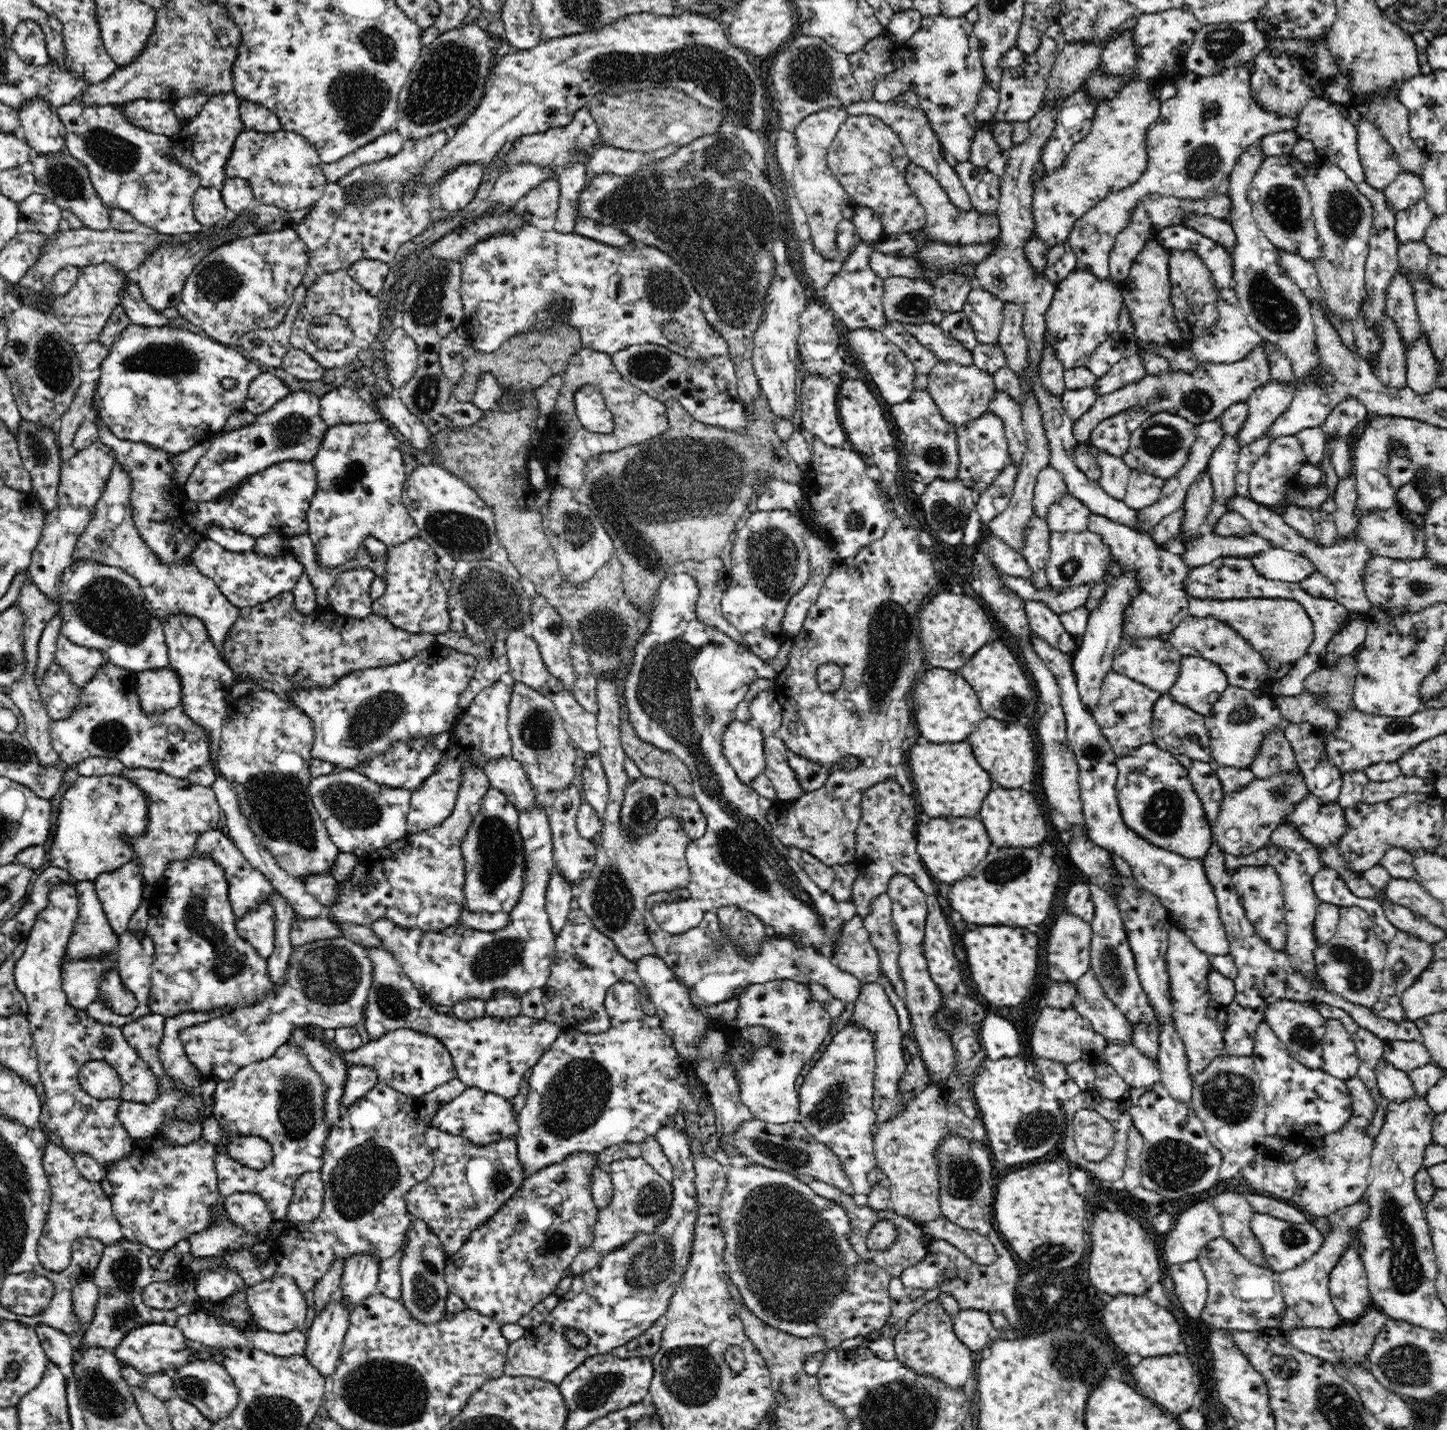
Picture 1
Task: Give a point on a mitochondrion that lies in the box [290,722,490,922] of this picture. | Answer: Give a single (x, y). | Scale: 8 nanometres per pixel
(355, 808)

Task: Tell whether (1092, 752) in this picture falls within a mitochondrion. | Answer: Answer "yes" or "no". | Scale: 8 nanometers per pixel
yes

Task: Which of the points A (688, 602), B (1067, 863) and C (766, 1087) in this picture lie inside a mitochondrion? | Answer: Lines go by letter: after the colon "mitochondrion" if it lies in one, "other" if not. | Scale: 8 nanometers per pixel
A: other
B: other
C: other

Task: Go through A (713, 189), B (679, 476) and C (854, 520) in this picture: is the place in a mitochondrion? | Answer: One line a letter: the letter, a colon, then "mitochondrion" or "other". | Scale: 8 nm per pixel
A: mitochondrion
B: mitochondrion
C: mitochondrion

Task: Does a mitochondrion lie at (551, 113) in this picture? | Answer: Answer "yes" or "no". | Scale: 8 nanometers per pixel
no

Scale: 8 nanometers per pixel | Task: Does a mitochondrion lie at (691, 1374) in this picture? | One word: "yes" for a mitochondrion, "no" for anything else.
yes

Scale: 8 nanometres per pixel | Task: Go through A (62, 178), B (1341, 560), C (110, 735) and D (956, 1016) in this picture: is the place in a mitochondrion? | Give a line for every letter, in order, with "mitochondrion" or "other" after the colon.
A: mitochondrion
B: other
C: mitochondrion
D: mitochondrion

